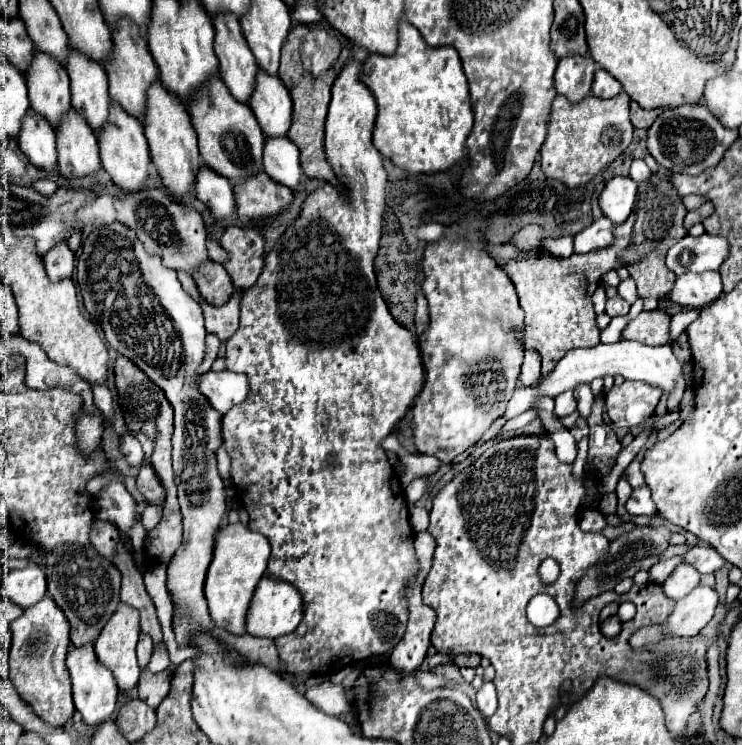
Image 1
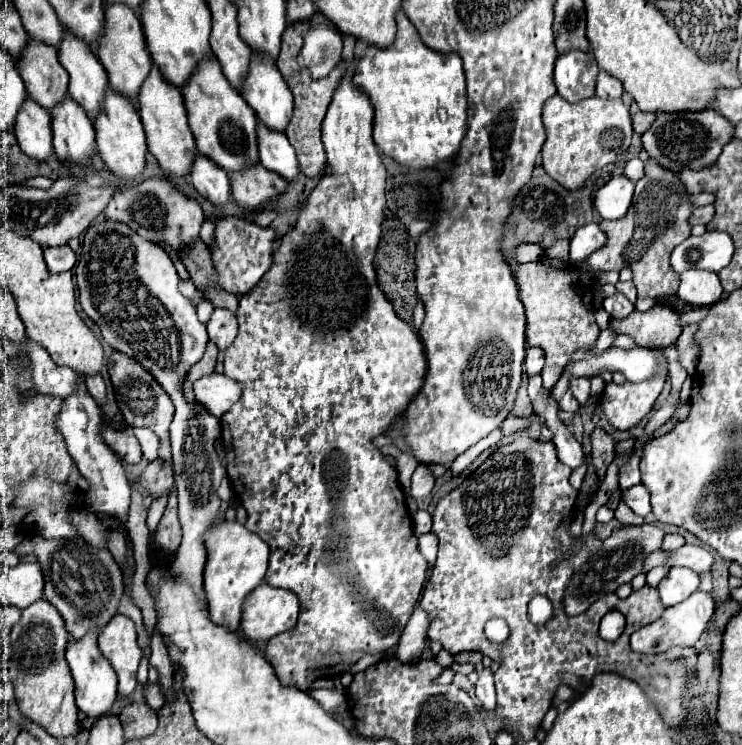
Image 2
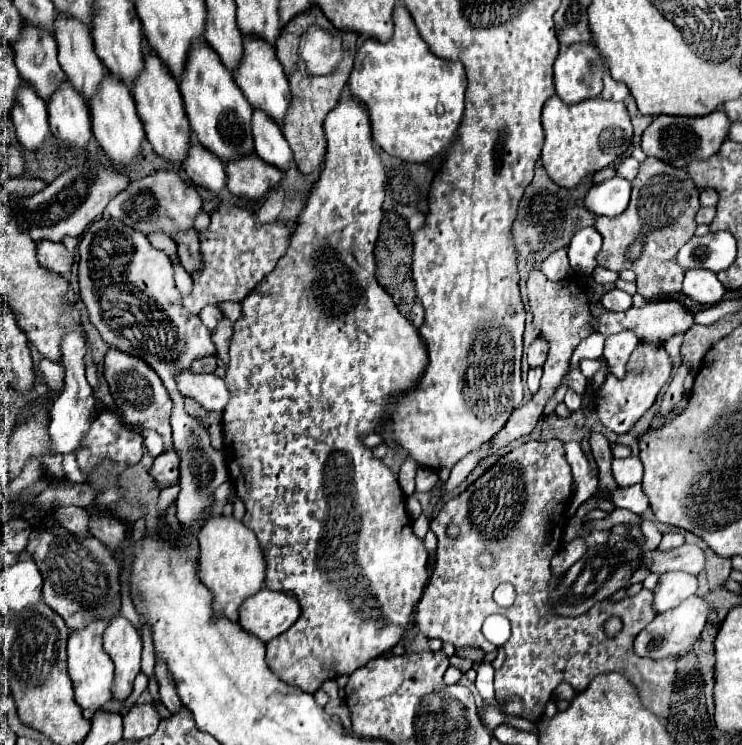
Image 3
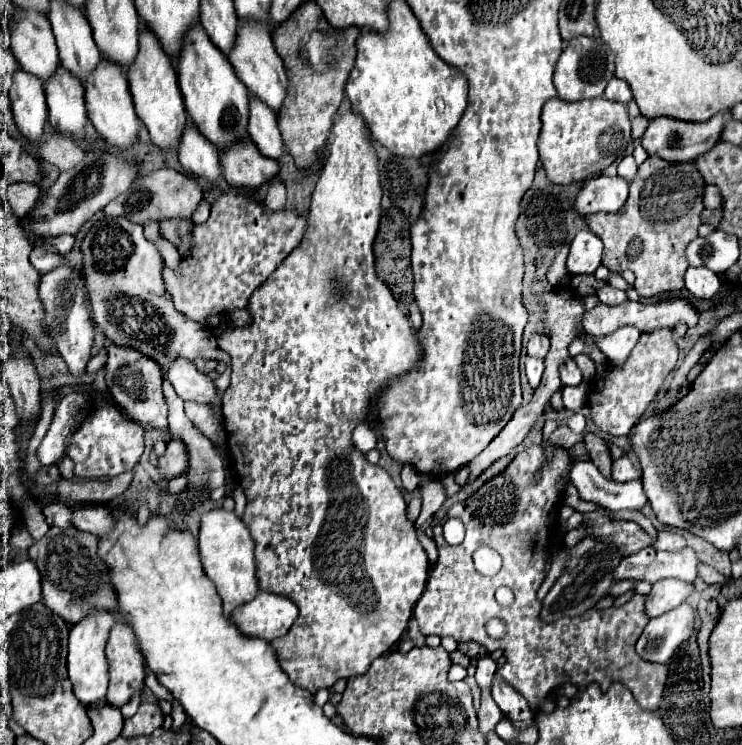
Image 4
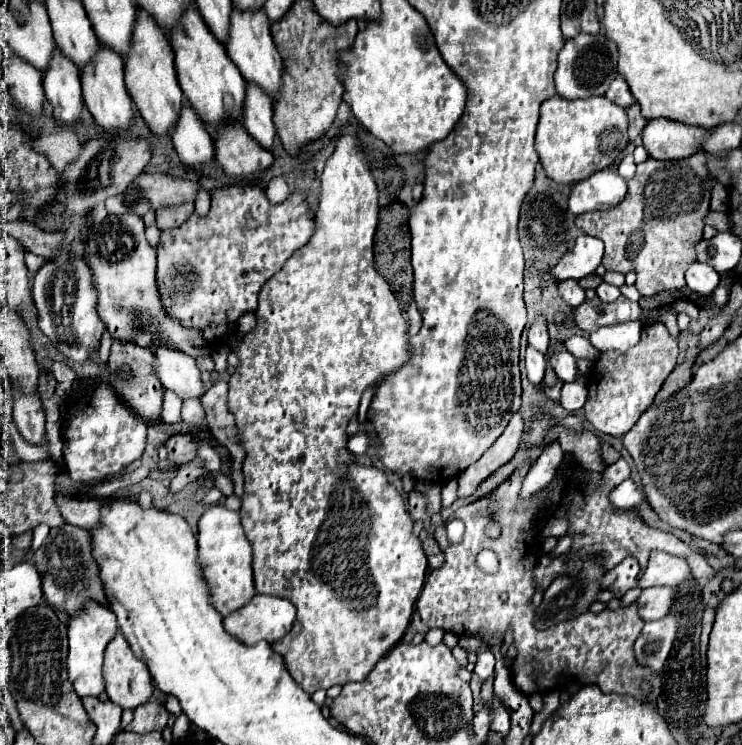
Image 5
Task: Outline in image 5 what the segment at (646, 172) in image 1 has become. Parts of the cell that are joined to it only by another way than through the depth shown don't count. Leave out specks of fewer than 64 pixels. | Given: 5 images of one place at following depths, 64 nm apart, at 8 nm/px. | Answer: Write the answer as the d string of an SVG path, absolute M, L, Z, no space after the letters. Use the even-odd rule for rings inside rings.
M626 154L620 164L618 164L618 174L624 178L624 180L630 180L634 174L636 174L636 164L634 164L634 156L632 154Z

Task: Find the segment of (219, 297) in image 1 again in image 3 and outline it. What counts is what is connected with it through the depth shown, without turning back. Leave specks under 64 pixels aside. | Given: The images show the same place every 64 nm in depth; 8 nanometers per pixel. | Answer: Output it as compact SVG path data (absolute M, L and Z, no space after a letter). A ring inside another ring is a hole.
M188 230L188 232L180 234L178 238L174 238L174 242L178 244L178 256L180 256L180 262L182 262L184 270L188 274L200 272L202 270L202 254L200 254L198 232ZM220 302L220 304L218 304L218 308L220 308L220 310L222 310L222 314L224 314L224 316L228 316L232 322L236 322L236 320L240 318L240 314L242 314L240 304L236 304L236 302Z

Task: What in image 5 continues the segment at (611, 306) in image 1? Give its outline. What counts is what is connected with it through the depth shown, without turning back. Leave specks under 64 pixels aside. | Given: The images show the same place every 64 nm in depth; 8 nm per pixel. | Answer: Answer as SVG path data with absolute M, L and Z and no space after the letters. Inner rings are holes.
M602 282L602 284L596 288L596 294L598 294L598 298L604 300L604 302L614 302L616 298L620 298L620 288Z

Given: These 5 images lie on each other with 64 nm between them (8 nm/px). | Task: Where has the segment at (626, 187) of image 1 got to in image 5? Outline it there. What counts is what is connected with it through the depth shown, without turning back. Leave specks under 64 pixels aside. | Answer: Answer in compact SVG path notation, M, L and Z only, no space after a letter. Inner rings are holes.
M600 170L590 178L578 182L568 198L572 214L604 210L618 206L626 196L626 180L610 170Z

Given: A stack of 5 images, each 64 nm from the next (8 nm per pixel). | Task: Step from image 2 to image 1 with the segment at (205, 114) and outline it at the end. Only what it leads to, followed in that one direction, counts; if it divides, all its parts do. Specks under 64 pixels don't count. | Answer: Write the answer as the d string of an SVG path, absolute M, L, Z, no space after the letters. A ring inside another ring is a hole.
M220 78L212 80L188 106L192 126L198 134L198 148L204 164L216 174L228 178L232 184L262 172L264 132L260 130L250 106L236 102Z

